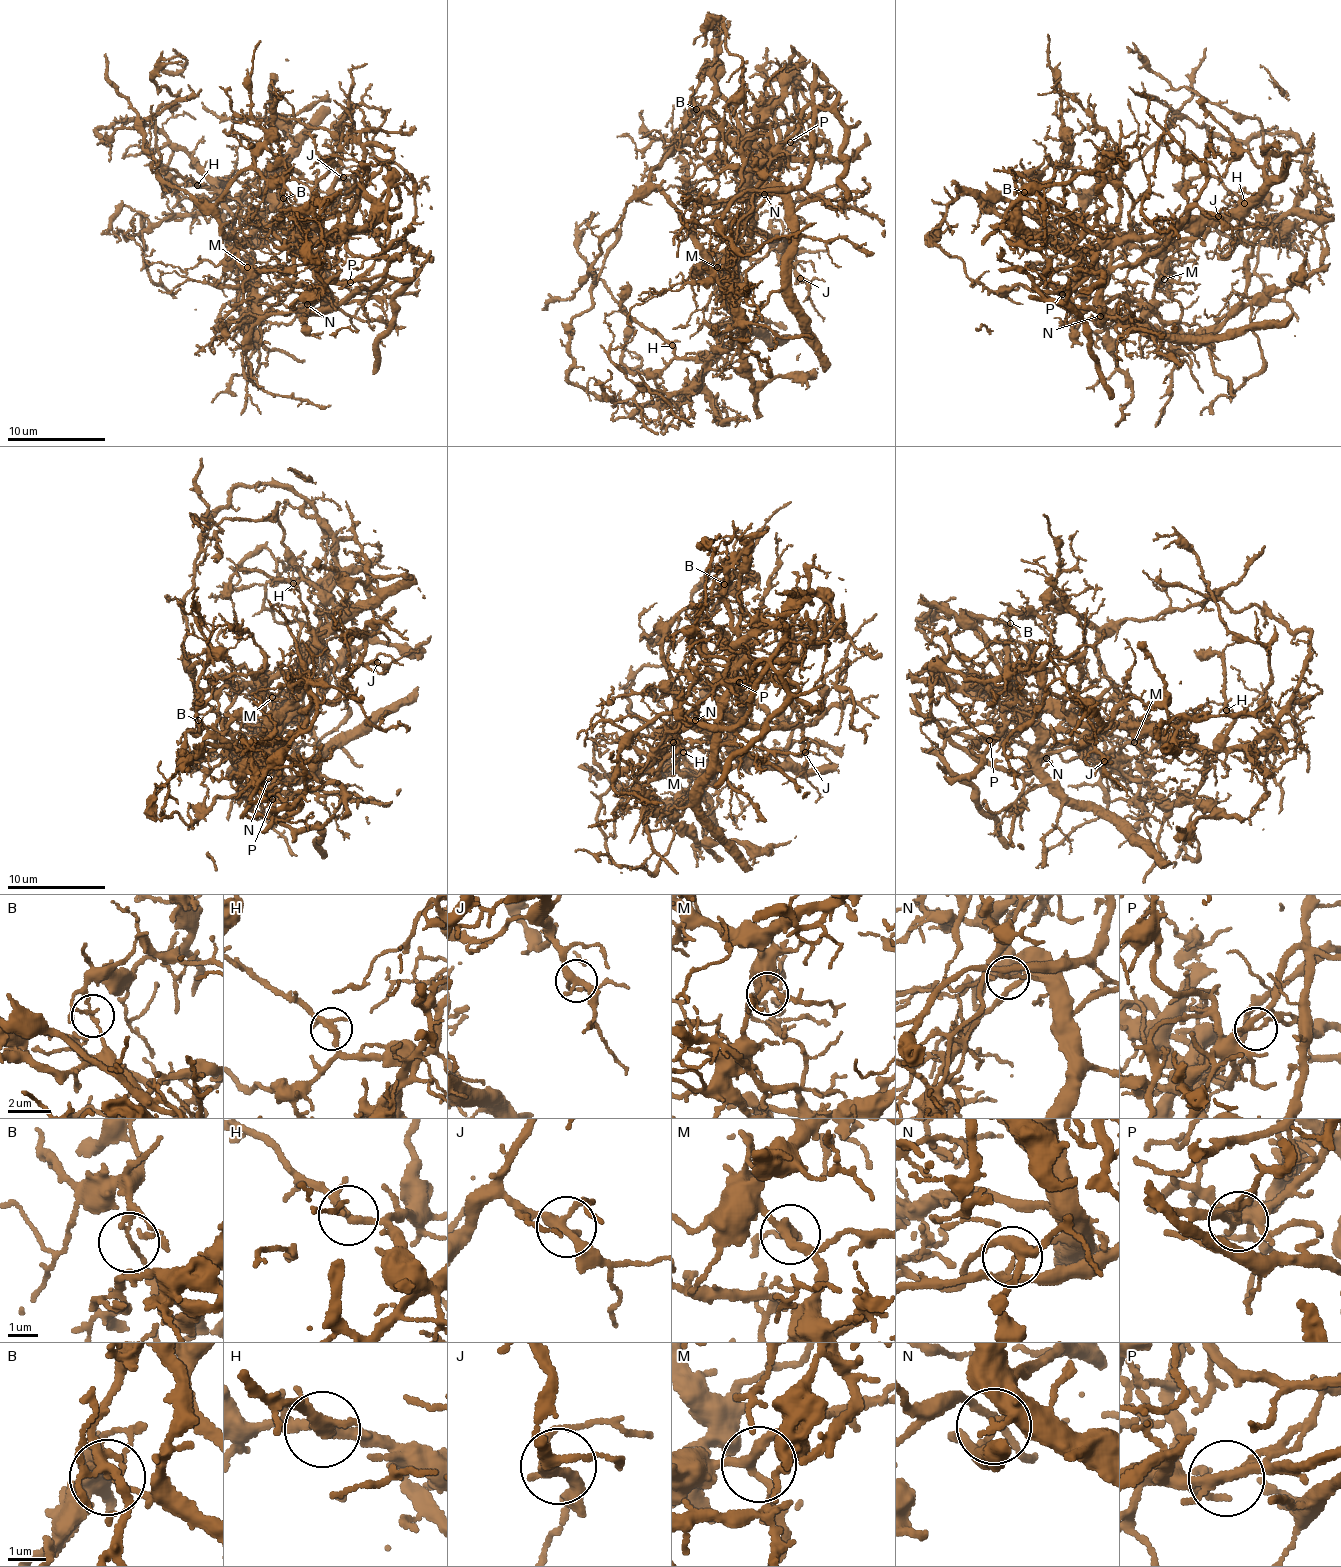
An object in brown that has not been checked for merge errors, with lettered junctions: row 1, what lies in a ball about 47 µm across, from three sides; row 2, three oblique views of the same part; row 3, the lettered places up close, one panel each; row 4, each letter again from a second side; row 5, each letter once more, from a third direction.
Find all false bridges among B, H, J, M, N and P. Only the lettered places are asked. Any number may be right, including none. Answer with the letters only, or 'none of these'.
B, N, P

